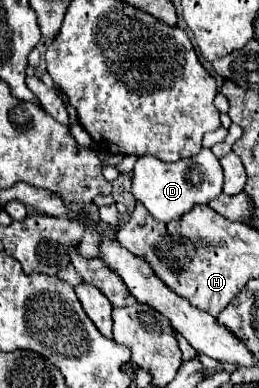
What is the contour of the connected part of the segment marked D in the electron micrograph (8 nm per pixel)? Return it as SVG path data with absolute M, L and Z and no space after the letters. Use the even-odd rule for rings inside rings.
M202 148L196 156L180 162L162 162L154 156L140 156L132 176L132 196L140 202L156 220L172 222L198 204L210 204L210 200L222 194L224 174L218 158L210 148Z

